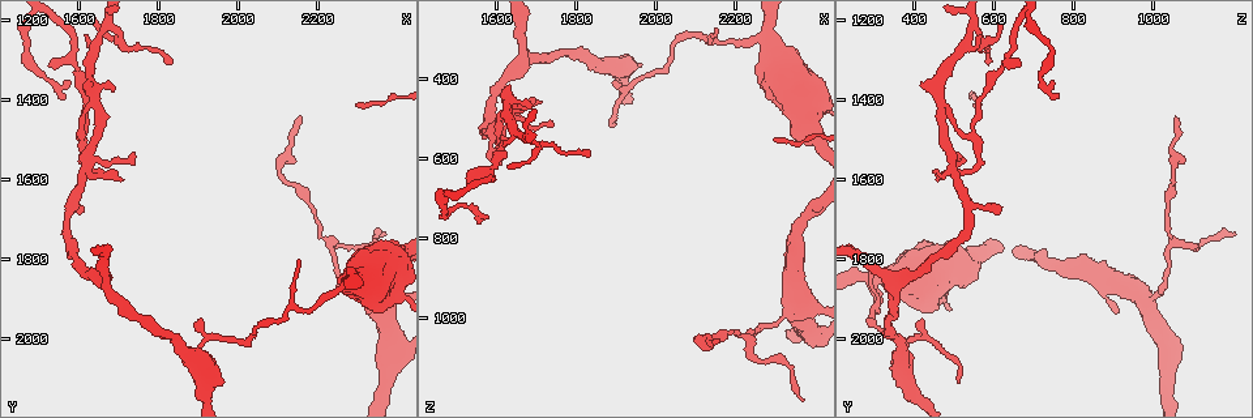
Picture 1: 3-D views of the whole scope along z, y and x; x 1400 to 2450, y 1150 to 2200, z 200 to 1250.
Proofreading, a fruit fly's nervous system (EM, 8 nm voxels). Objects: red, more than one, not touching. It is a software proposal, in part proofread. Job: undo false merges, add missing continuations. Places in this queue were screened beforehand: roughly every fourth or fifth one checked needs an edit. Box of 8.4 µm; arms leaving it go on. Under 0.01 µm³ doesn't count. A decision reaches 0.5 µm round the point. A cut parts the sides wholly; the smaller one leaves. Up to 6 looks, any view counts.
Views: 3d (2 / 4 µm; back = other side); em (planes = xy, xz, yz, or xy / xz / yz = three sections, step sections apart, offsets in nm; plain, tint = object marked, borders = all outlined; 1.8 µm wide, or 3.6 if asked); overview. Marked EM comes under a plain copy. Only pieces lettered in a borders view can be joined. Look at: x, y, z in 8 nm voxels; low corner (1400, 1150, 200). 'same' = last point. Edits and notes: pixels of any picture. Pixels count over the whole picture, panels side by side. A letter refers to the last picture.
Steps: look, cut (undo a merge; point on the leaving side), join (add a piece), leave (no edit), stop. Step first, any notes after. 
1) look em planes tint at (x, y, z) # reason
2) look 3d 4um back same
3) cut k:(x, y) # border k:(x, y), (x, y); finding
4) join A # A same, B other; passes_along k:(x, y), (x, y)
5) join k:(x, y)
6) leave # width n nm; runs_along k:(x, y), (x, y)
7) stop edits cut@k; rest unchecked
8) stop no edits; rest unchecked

look em yz step 16 tint at (2155, 1440, 1060) # an open end

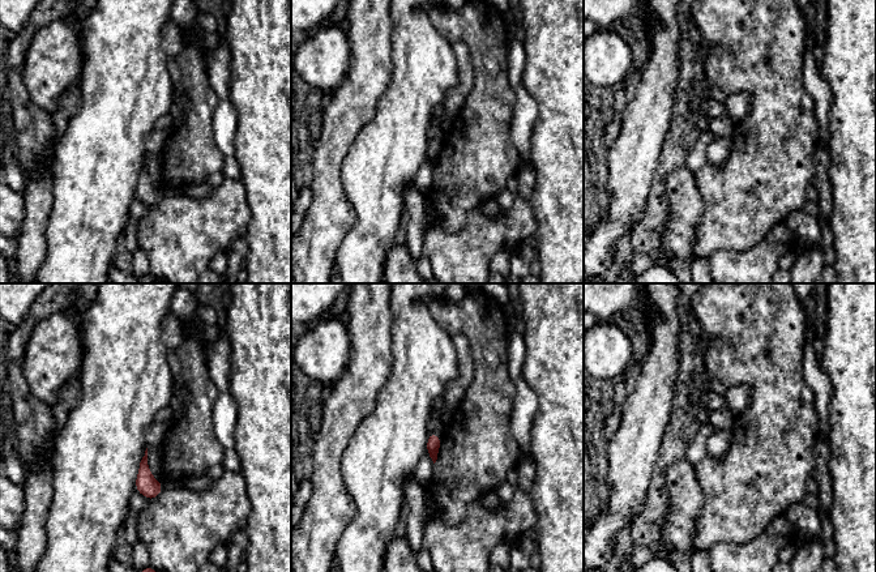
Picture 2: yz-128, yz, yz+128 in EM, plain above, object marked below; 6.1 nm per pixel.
look em yz step 16 borders same

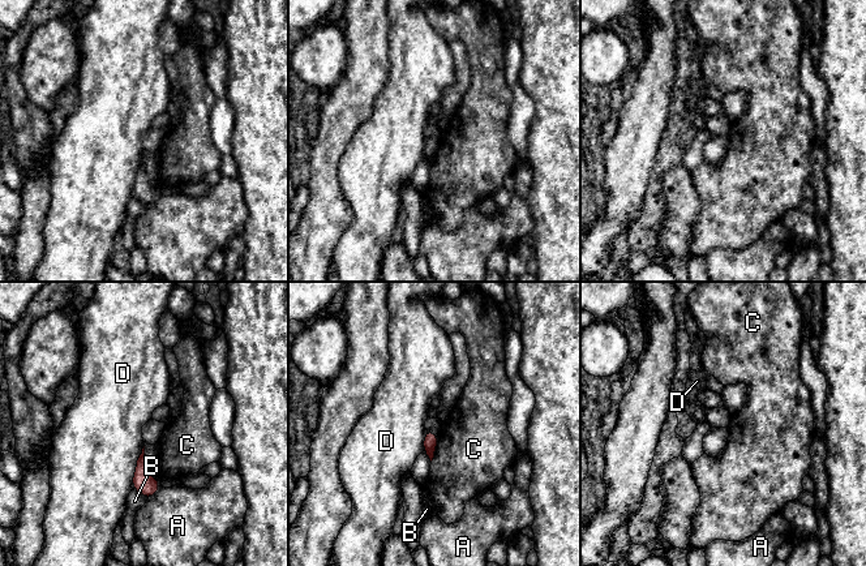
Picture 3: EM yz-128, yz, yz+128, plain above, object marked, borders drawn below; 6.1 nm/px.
leave # width 80 nm; A other, B other, C other, D other; border 3:(438, 436), (436, 453), (431, 461); no lettered piece goes on from it

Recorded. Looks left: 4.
look 3d 2um at (2325, 1935, 900) # stops while still wide

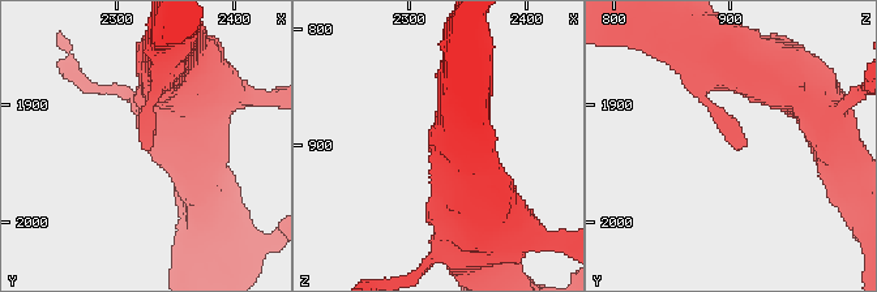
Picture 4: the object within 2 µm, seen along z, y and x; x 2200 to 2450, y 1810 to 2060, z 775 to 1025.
look em planes borders at (2322, 1938, 904) # need the tissue

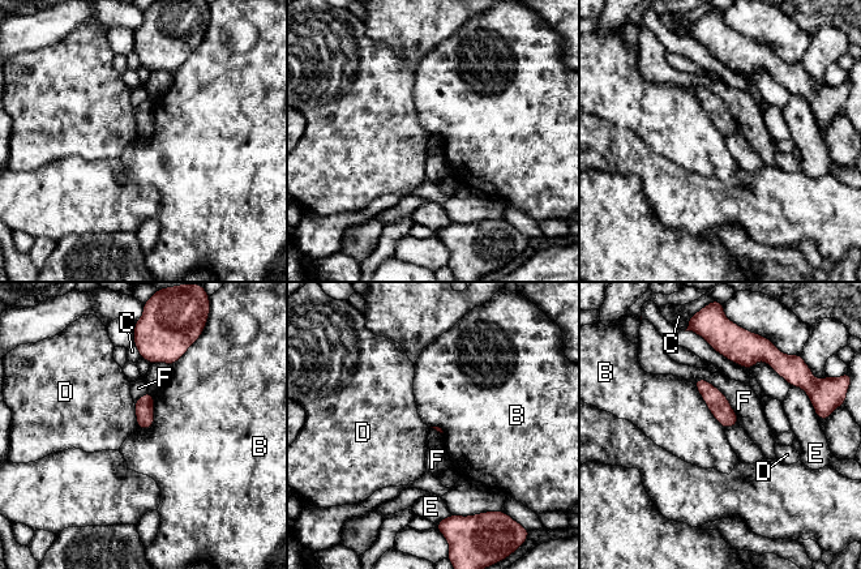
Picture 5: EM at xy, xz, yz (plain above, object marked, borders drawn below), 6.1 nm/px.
leave # B other, C other, D other, E other, F other; border 5:(694, 383), (707, 409), (724, 430); none of them fits

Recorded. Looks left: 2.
look em 3.6um planes borders at (2275, 1860, 295) # small branch off a trunk

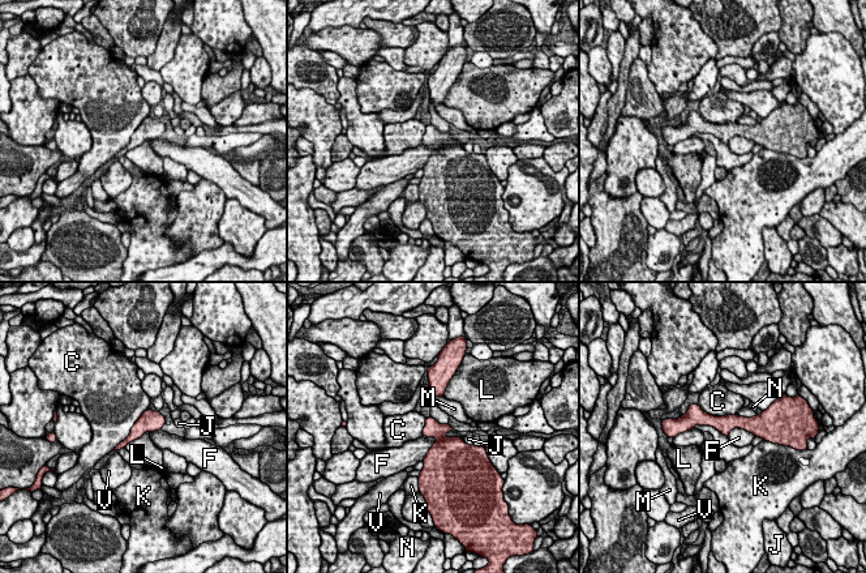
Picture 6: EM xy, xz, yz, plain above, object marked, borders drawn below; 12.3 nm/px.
leave # C other, F other, J other, K other, L other, M other, N other, V other; border 6:(438, 437), (421, 461); continuous, no second neuron

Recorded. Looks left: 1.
stop no edits; rest unchecked

